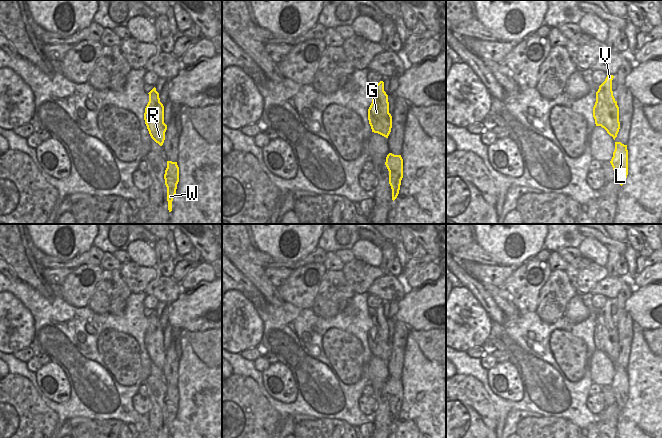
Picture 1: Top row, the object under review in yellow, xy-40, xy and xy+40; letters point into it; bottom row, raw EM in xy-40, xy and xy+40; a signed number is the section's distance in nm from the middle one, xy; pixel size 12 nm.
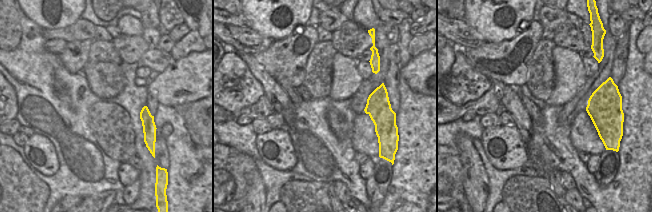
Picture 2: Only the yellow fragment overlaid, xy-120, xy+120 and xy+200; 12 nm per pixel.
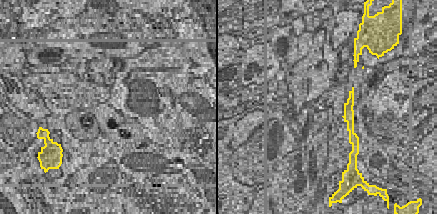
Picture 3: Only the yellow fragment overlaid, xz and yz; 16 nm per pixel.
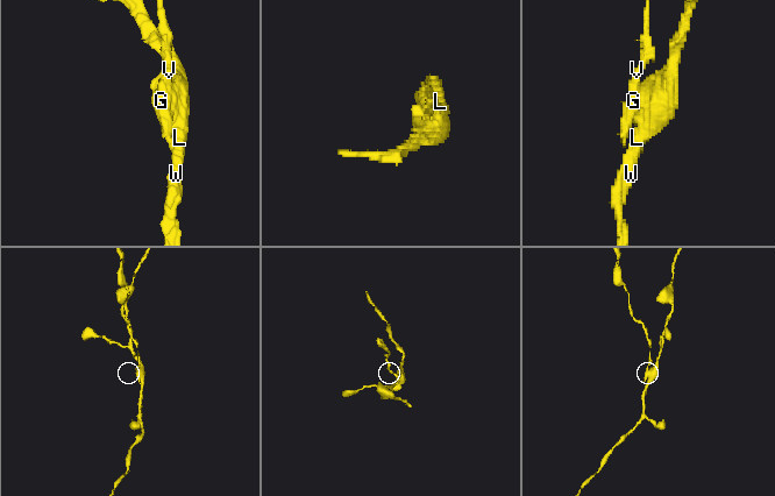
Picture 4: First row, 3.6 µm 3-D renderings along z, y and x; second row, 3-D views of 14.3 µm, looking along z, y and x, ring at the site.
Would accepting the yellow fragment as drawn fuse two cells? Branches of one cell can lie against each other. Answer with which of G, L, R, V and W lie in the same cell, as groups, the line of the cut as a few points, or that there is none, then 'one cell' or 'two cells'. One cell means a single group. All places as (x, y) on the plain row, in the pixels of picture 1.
G R V / L W | xy+40 (608, 356), (613, 360), (616, 358) | two cells

